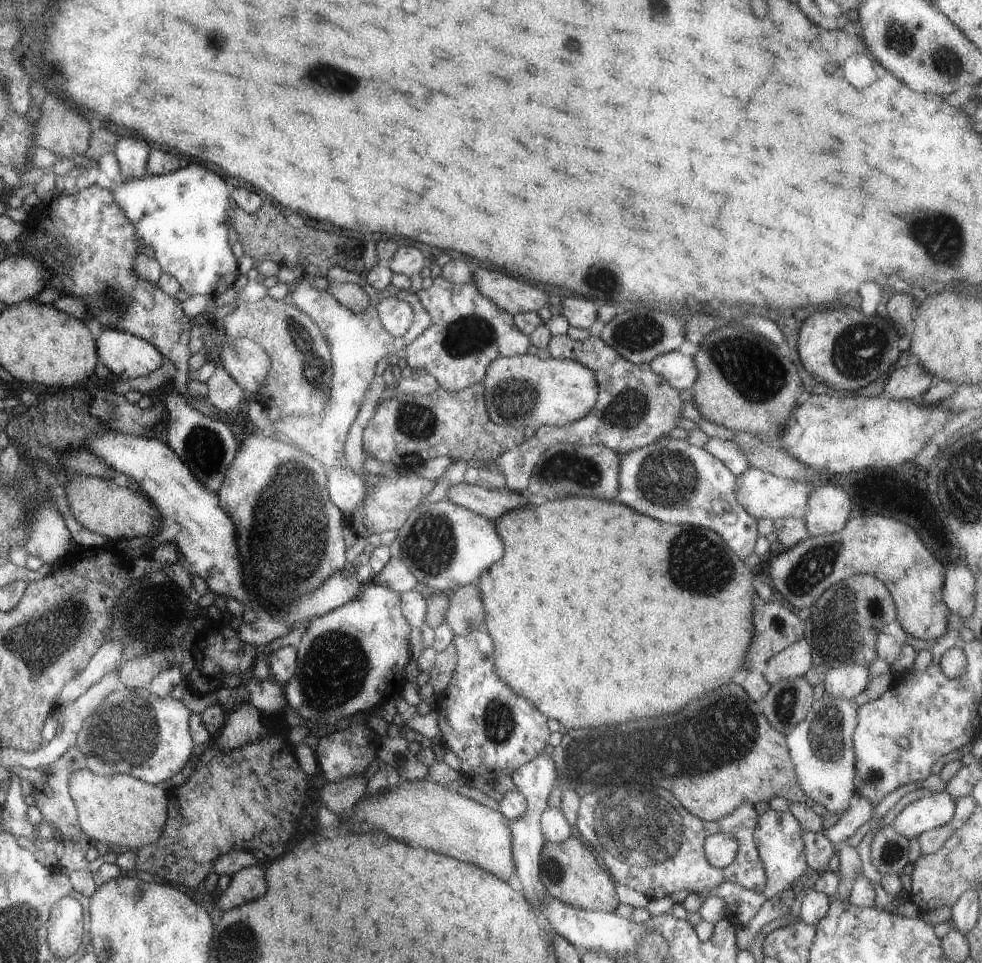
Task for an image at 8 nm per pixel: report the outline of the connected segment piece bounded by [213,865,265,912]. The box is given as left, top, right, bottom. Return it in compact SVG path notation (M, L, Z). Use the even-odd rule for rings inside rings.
M249 866L230 877L227 888L214 893L214 904L221 912L255 900L265 894L263 870L259 866Z

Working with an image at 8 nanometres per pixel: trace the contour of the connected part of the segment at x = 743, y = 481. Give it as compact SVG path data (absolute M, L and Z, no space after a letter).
M748 467L736 477L734 495L741 508L757 520L770 518L772 521L783 517L799 519L805 512L807 497L813 489L814 487L807 483L801 484L801 482L796 482L793 479L777 477L754 467Z

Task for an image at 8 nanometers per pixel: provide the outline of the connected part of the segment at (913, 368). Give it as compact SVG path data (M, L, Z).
M911 362L903 368L895 368L887 376L883 390L893 400L911 400L915 396L921 396L927 390L929 382L931 382L931 376L925 374L915 362Z

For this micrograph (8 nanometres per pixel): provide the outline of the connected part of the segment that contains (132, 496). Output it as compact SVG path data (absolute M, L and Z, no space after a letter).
M71 476L69 484L65 486L69 511L75 521L83 528L91 532L97 532L99 536L105 536L107 540L119 540L119 538L145 537L148 533L155 536L159 531L159 516L147 497L139 494L139 490L125 482L118 480L97 480L89 476Z

